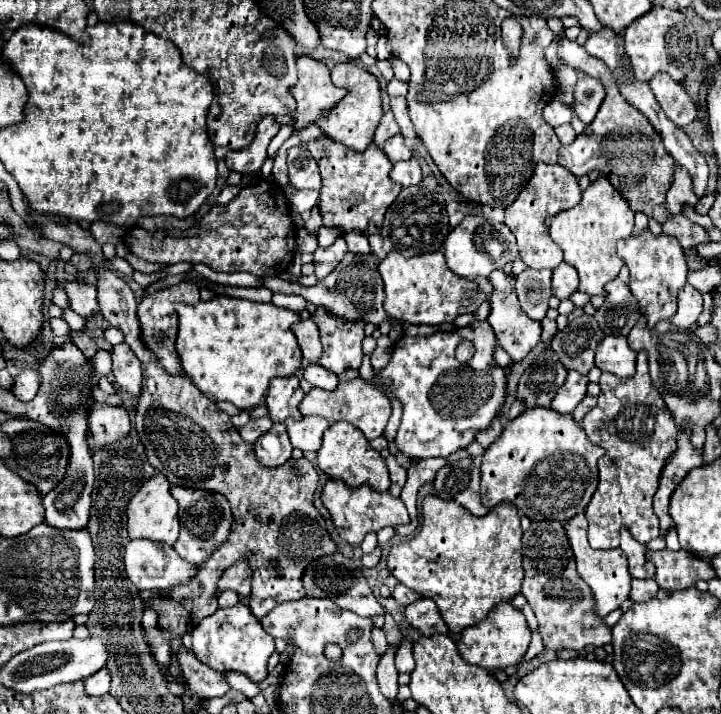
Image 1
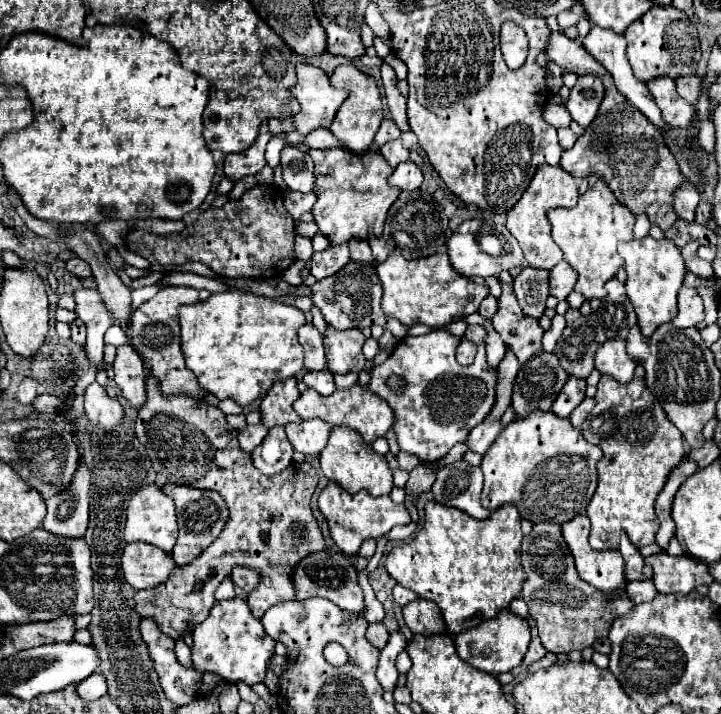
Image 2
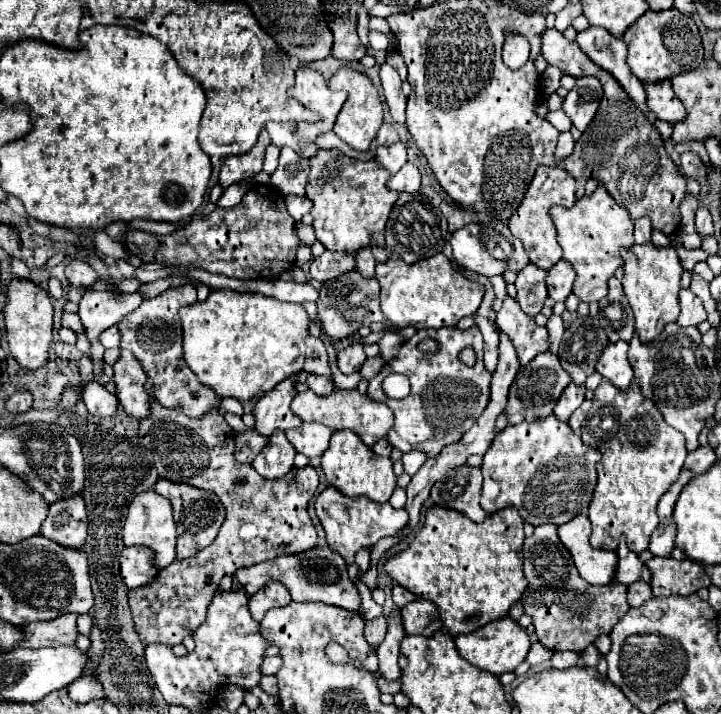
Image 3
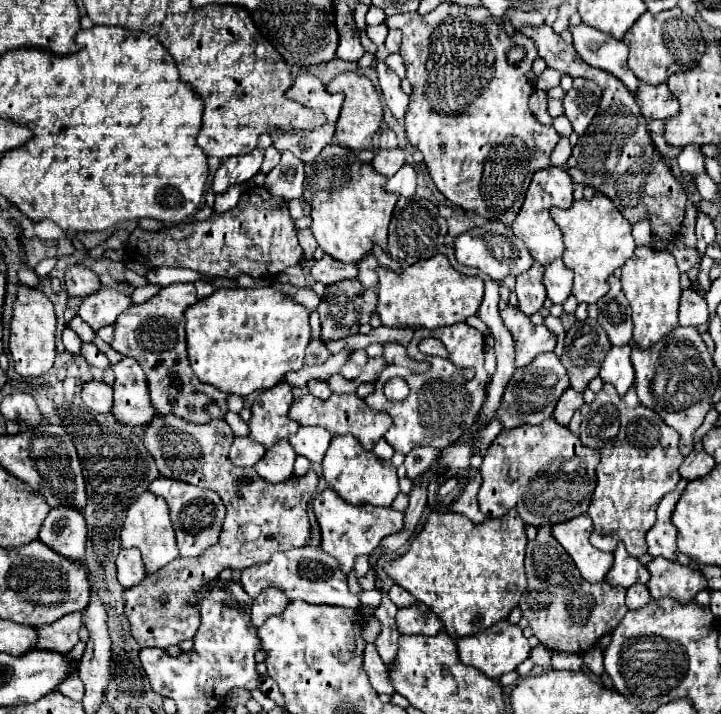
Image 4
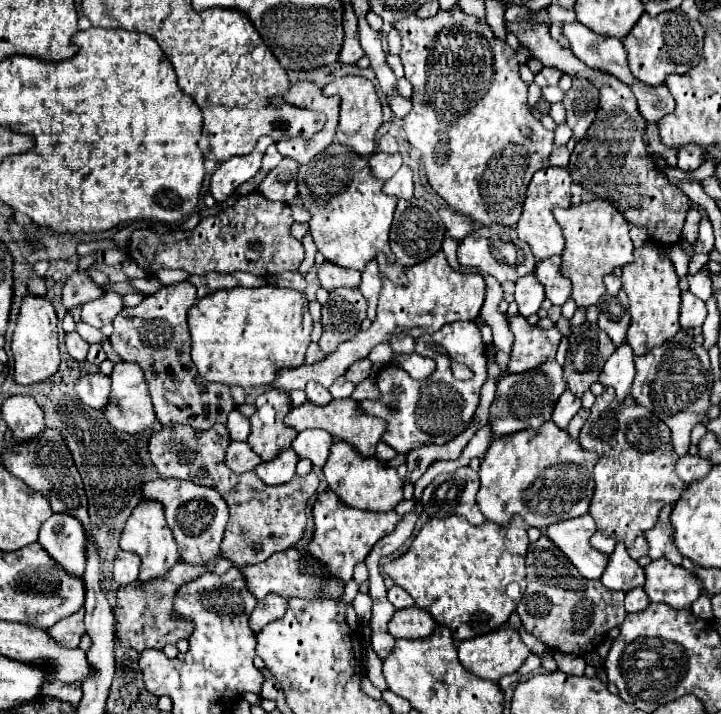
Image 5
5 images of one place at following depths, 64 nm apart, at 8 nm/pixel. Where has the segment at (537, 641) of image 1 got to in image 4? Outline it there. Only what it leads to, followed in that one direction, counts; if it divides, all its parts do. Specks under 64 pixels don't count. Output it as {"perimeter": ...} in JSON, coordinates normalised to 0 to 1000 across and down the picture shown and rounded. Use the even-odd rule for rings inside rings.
{"perimeter":[[[752,902],[741,905],[741,908],[738,908],[738,913],[735,913],[735,924],[738,924],[741,930],[755,933],[755,936],[760,936],[760,933],[763,933],[763,922],[766,922],[766,913],[763,913],[760,908],[755,908]]]}

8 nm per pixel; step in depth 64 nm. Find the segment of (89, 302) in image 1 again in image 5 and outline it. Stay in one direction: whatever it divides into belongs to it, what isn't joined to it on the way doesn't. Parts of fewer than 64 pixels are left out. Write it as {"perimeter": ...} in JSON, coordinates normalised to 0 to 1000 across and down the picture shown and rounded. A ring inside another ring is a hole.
{"perimeter":[[[147,406],[136,420],[125,420],[114,429],[114,451],[130,459],[141,459],[144,454],[153,454],[169,431],[172,431],[169,415],[155,406]]]}

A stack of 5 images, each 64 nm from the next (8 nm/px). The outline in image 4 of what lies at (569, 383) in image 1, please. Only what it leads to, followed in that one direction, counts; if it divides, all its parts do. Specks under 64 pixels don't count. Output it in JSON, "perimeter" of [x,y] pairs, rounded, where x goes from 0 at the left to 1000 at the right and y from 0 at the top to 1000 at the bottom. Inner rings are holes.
{"perimeter":[[[788,543],[788,546],[777,555],[777,560],[774,560],[774,566],[771,566],[768,588],[771,588],[774,594],[788,597],[788,591],[791,591],[793,580],[796,580],[807,566],[810,566],[807,552],[804,552],[804,549],[799,549],[796,543]]]}

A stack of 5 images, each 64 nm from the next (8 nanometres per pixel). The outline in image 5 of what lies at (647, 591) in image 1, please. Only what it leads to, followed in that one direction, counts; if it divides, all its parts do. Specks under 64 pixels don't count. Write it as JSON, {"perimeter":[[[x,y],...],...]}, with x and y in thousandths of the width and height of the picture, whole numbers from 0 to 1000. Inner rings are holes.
{"perimeter":[[[877,824],[868,829],[868,857],[888,857],[902,846],[902,838],[896,835],[893,824]]]}

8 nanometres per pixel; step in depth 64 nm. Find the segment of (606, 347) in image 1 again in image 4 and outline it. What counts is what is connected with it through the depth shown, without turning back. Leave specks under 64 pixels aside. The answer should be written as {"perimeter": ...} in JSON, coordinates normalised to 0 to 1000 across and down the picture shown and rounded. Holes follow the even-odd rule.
{"perimeter":[[[865,482],[865,485],[849,485],[840,496],[840,501],[835,504],[832,510],[832,529],[838,535],[846,535],[854,546],[857,546],[857,555],[865,555],[871,549],[871,543],[877,541],[879,535],[879,515],[874,510],[874,485]]]}

